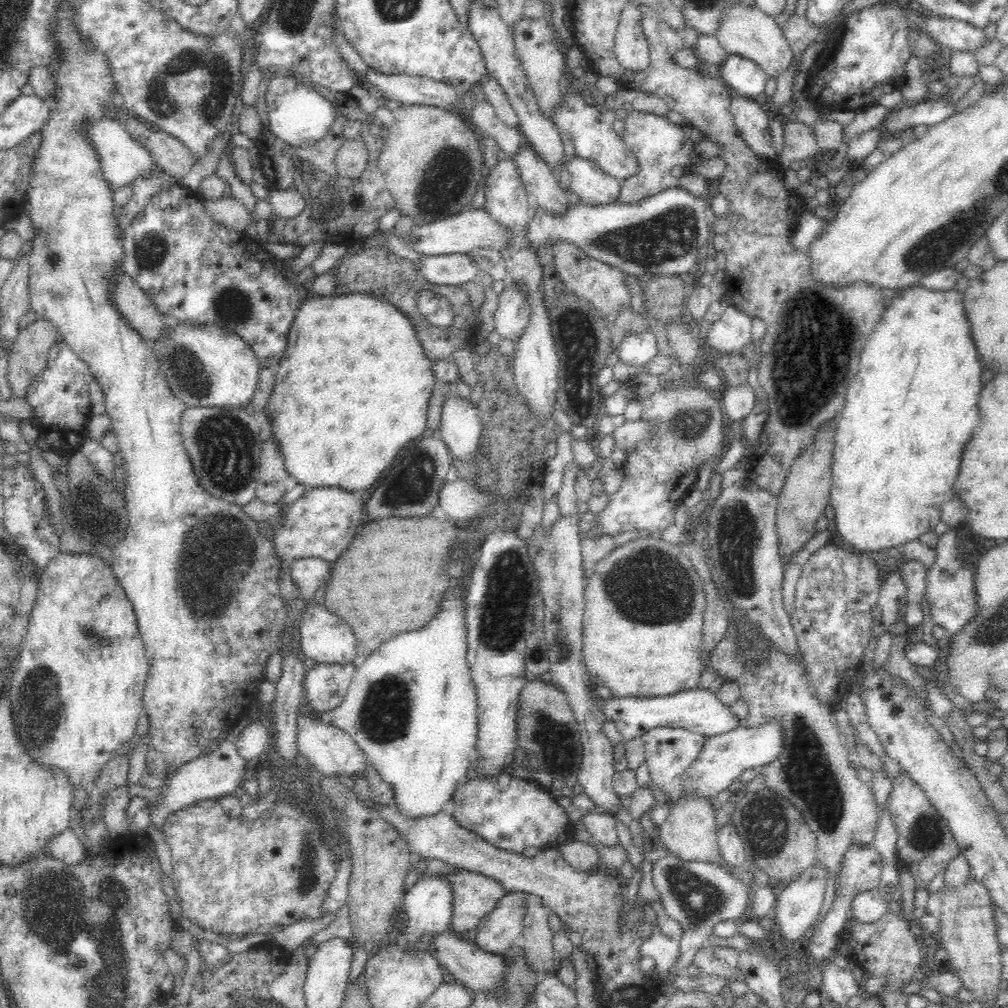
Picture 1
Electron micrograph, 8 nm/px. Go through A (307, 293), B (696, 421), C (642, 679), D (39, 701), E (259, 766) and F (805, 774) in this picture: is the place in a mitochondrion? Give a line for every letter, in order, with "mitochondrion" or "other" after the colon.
A: other
B: mitochondrion
C: other
D: mitochondrion
E: other
F: mitochondrion

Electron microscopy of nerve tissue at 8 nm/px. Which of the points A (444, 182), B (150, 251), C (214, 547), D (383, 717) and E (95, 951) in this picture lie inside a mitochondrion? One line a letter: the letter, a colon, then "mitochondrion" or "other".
A: mitochondrion
B: mitochondrion
C: mitochondrion
D: mitochondrion
E: mitochondrion

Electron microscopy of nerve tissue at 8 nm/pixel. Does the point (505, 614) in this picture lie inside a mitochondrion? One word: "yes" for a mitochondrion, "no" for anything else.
yes

